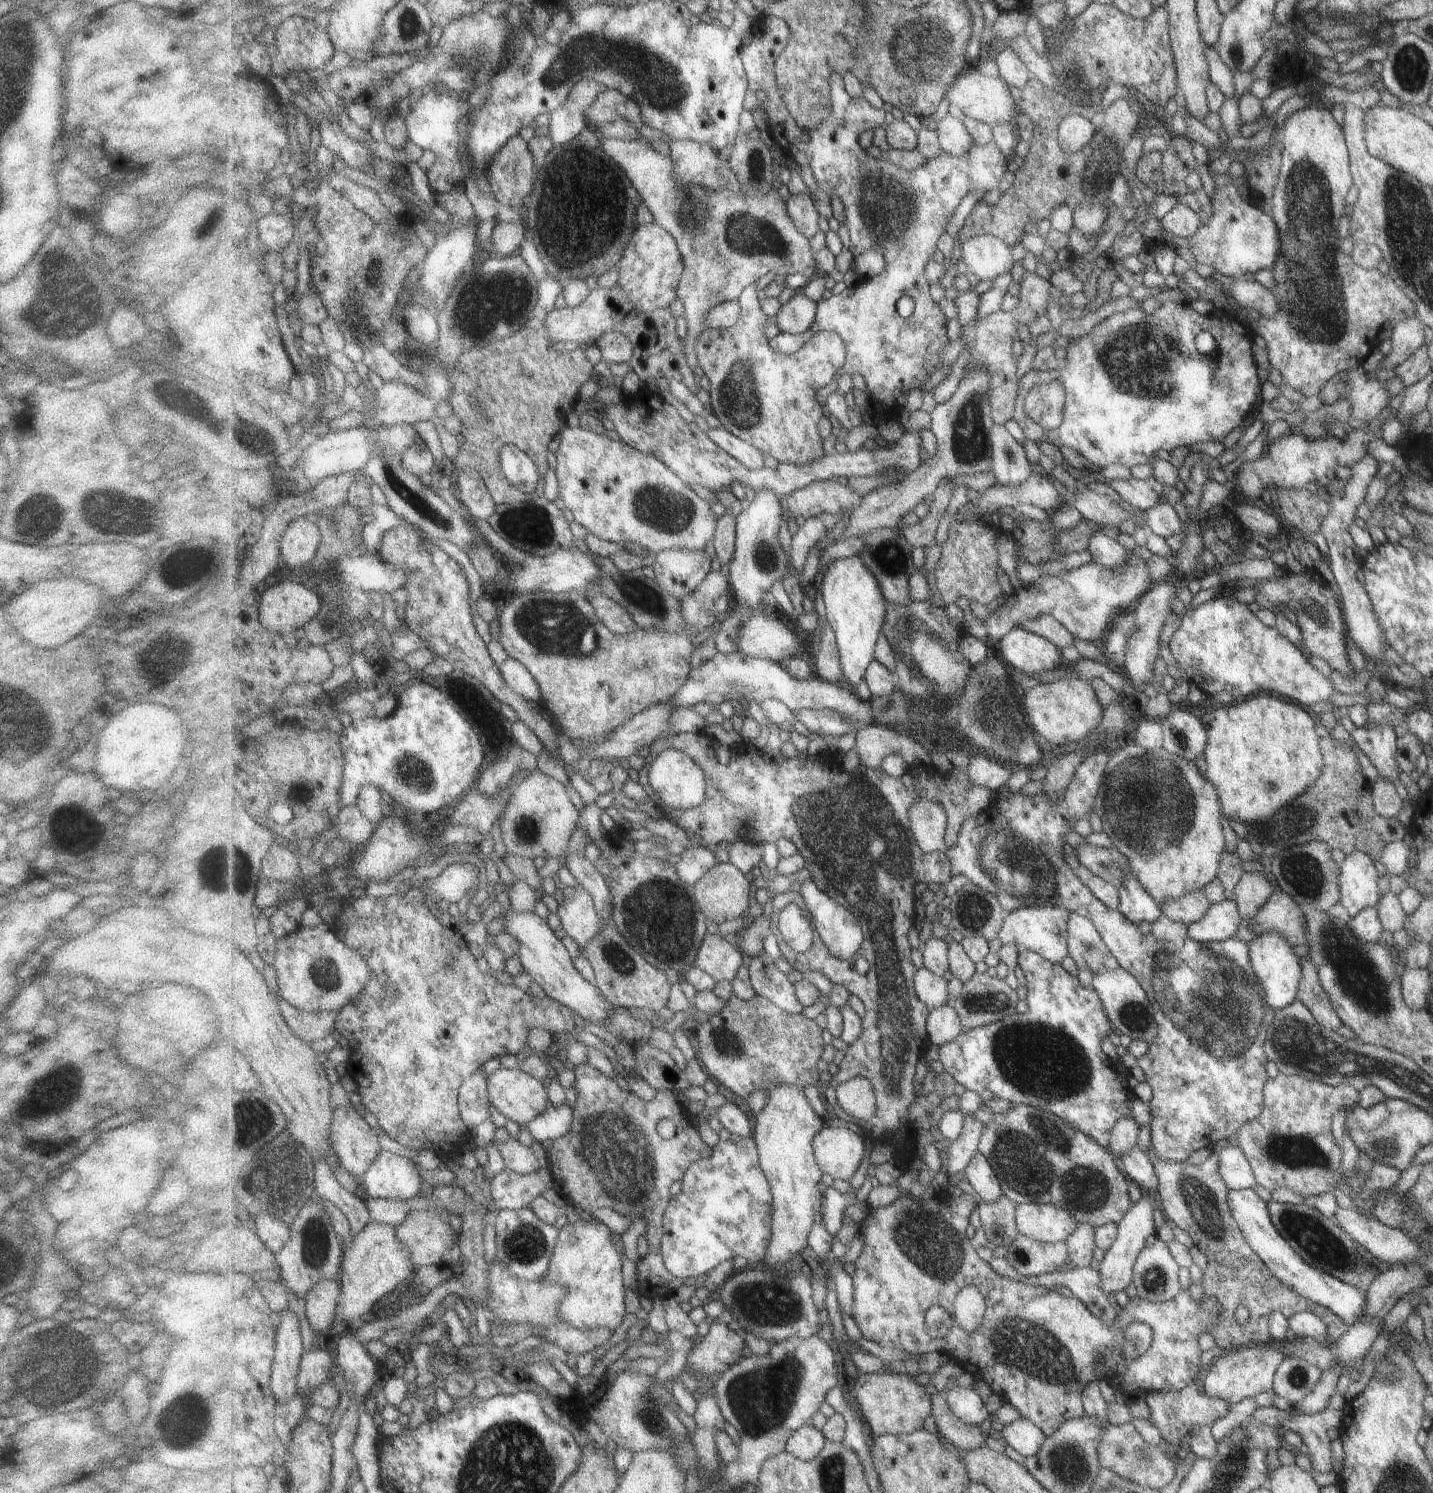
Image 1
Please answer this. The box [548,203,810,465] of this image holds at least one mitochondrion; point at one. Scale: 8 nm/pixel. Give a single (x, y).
(737, 403)

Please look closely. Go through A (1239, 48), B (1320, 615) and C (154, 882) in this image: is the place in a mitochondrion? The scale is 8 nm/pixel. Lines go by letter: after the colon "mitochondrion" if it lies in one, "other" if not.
A: mitochondrion
B: mitochondrion
C: other

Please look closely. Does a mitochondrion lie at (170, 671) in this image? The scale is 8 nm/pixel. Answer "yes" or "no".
yes

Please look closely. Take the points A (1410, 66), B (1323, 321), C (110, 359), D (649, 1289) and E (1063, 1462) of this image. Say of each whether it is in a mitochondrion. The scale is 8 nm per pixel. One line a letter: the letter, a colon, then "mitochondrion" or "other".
A: mitochondrion
B: mitochondrion
C: other
D: other
E: mitochondrion

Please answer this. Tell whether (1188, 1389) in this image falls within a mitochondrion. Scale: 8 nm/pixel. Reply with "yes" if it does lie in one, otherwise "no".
no

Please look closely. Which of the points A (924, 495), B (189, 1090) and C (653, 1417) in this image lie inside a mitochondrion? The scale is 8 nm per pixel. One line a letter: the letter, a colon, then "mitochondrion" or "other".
A: other
B: other
C: mitochondrion

